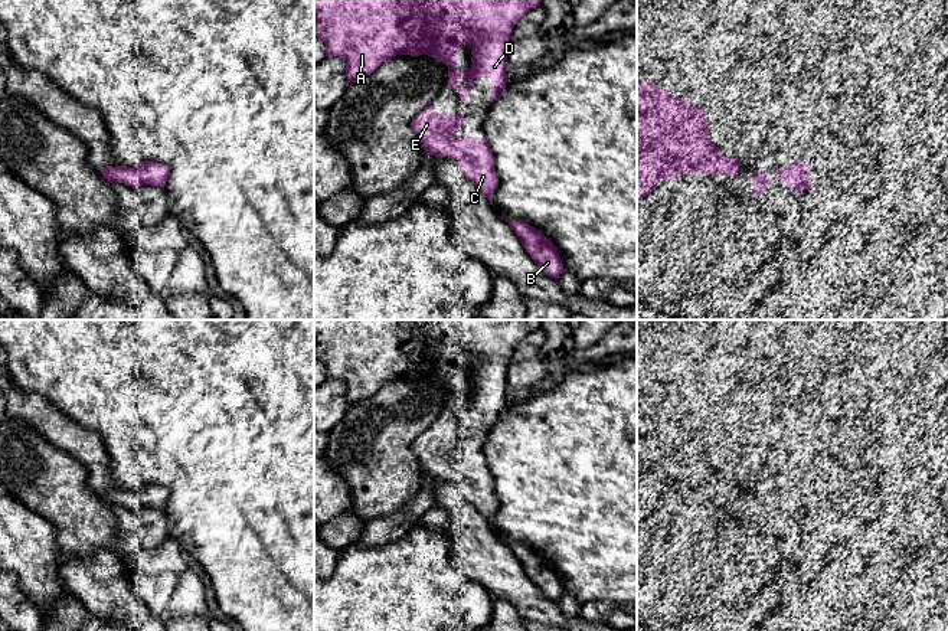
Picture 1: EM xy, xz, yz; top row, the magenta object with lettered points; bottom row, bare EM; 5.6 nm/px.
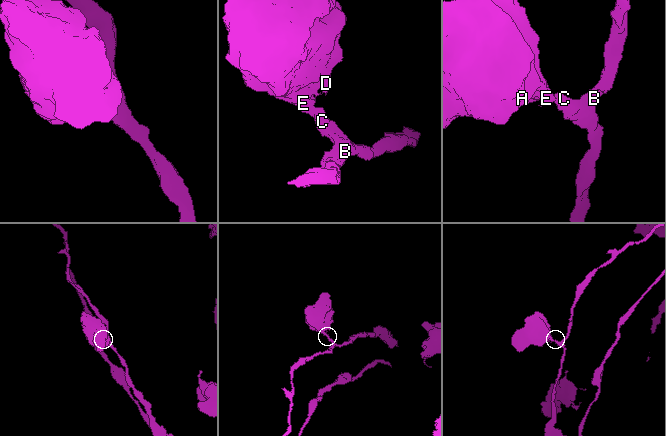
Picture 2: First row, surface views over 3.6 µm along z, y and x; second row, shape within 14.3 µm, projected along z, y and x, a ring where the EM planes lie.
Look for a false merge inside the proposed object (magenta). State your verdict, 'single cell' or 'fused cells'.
single cell

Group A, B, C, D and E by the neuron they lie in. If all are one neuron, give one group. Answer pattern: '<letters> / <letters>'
A B C D E

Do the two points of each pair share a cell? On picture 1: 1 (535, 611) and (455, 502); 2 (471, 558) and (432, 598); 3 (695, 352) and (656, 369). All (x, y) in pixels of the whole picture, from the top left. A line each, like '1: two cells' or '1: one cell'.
1: one cell
2: two cells
3: two cells

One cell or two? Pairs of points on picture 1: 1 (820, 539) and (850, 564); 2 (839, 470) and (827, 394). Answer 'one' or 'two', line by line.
1: two
2: two

